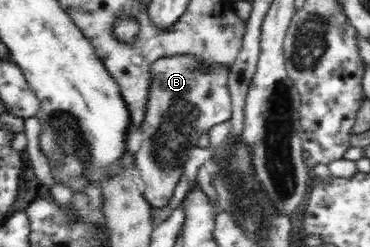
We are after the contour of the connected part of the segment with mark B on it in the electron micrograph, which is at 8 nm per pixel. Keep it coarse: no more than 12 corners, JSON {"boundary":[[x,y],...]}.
{"boundary":[[194,55],[151,64],[142,143],[145,199],[172,200],[204,130],[230,120],[225,68]]}

